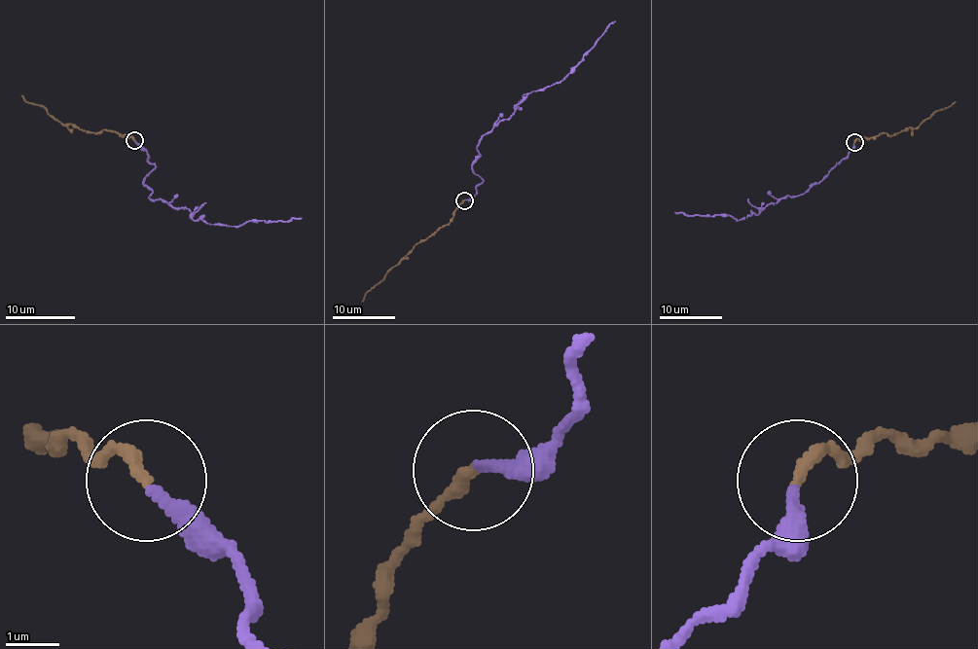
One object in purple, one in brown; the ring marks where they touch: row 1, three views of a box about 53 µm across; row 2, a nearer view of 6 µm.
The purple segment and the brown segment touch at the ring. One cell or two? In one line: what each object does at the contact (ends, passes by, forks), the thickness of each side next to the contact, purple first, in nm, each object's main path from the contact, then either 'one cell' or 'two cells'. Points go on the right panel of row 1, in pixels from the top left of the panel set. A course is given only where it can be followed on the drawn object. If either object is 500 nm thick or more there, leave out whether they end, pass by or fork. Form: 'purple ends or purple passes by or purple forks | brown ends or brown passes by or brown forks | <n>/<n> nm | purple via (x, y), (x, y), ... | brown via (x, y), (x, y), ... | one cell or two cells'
purple ends | brown ends | 240/240 nm | purple via (854, 143), (849, 154), (803, 194), (769, 202), (758, 214), (738, 220), (730, 215), (674, 212) | brown via (854, 143), (918, 127), (935, 111), (945, 110), (956, 102) | two cells

